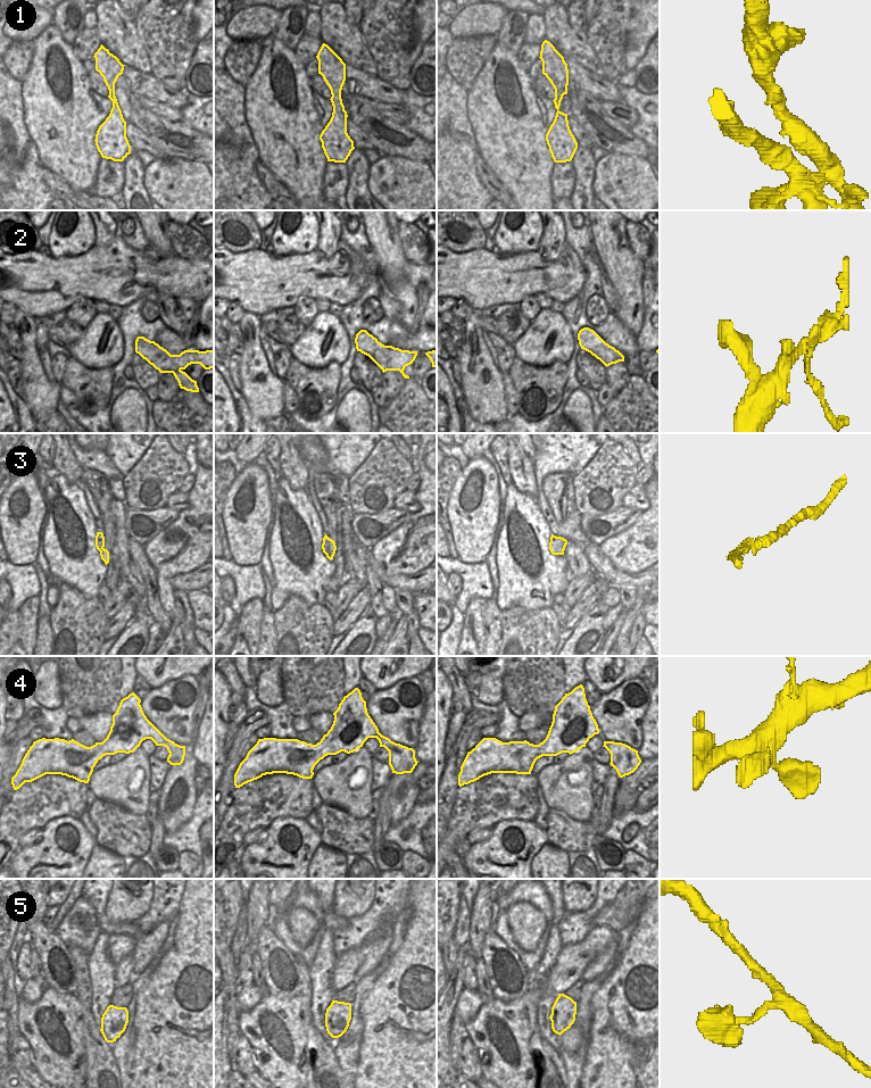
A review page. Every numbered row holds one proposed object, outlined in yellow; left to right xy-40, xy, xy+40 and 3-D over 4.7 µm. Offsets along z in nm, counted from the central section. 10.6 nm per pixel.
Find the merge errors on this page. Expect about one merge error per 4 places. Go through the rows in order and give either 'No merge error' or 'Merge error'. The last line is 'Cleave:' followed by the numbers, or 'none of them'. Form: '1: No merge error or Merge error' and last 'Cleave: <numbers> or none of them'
1: No merge error
2: Merge error
3: No merge error
4: No merge error
5: No merge error
Cleave: 2

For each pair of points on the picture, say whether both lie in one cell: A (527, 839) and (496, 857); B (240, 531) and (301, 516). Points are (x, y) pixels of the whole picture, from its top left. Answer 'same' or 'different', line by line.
A: same
B: different

